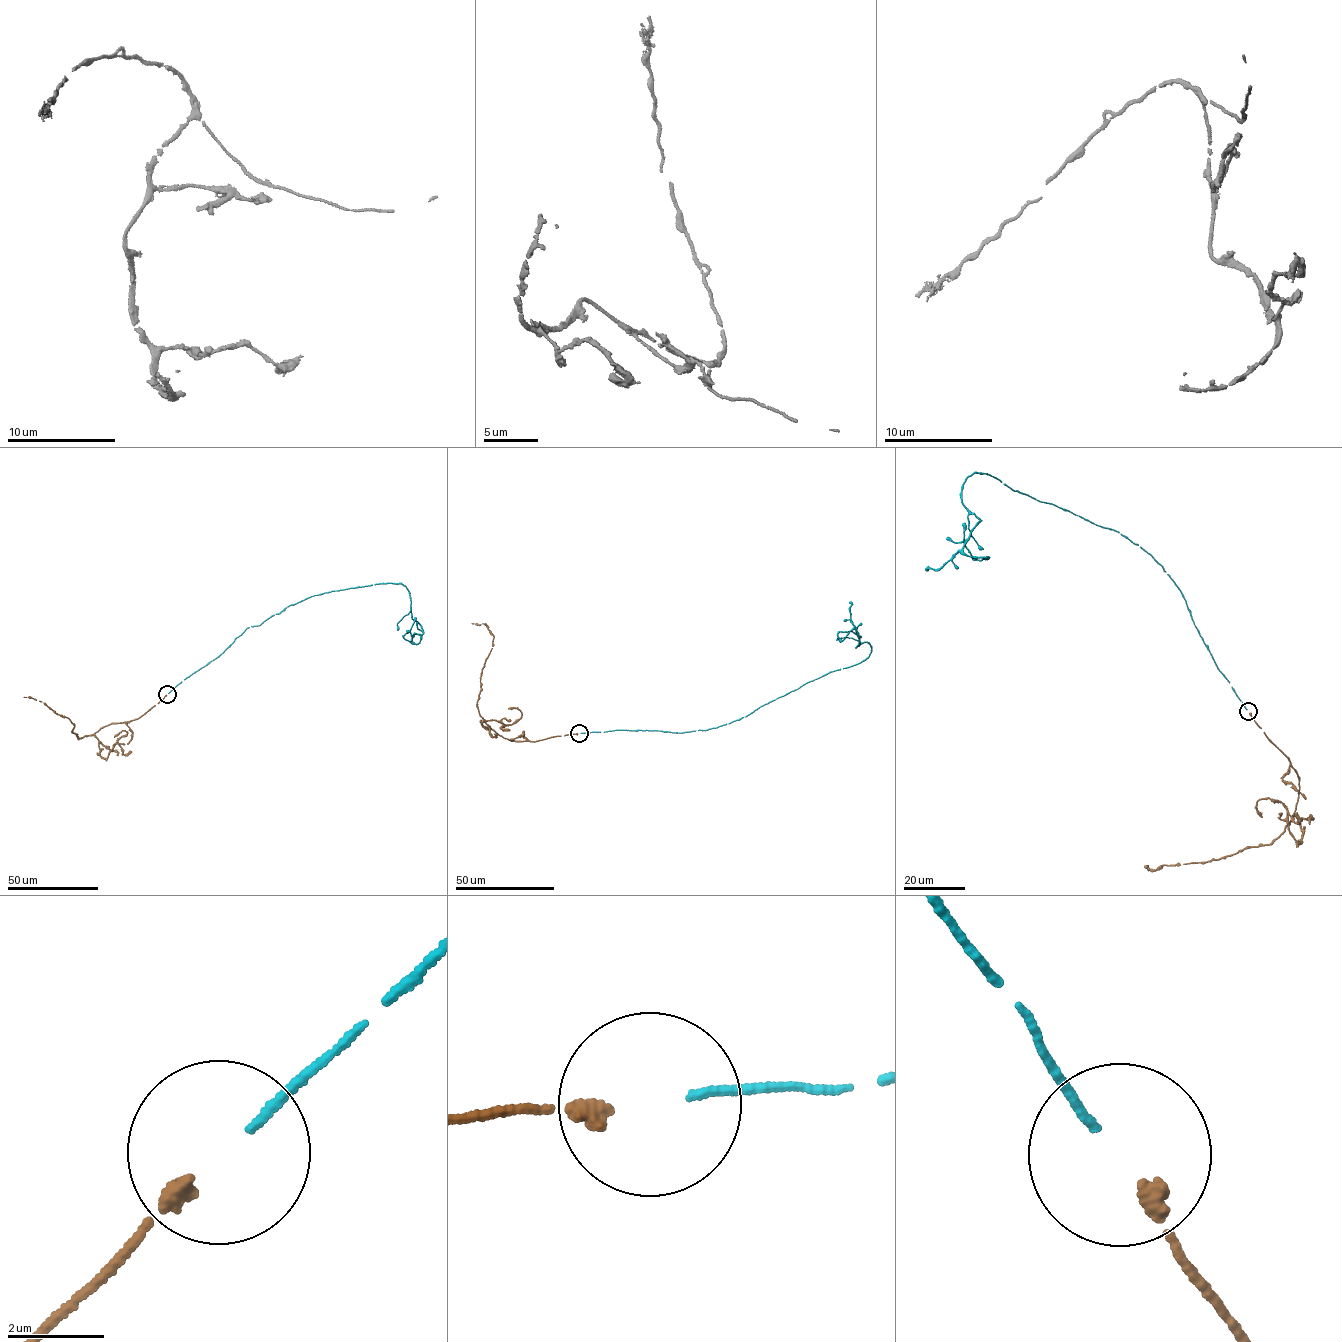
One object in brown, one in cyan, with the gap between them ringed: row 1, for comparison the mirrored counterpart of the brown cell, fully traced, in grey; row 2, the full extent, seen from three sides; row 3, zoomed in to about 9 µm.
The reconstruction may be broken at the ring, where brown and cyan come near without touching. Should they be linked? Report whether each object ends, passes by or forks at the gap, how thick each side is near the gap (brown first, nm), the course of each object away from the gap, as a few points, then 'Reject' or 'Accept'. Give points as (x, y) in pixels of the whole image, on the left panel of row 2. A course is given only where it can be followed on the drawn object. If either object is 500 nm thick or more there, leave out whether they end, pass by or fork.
At the ring brown ends. At the ring cyan ends. Thickness 360 nm (brown) against 170 nm. Course of brown: (166, 695), (138, 718), (114, 723), (78, 739), (71, 731), (75, 726), (67, 718), (44, 703), (24, 697). Course of cyan: (168, 693), (247, 628), (314, 595), (401, 583), (423, 632), (415, 644), (403, 636), (415, 617). Accept

